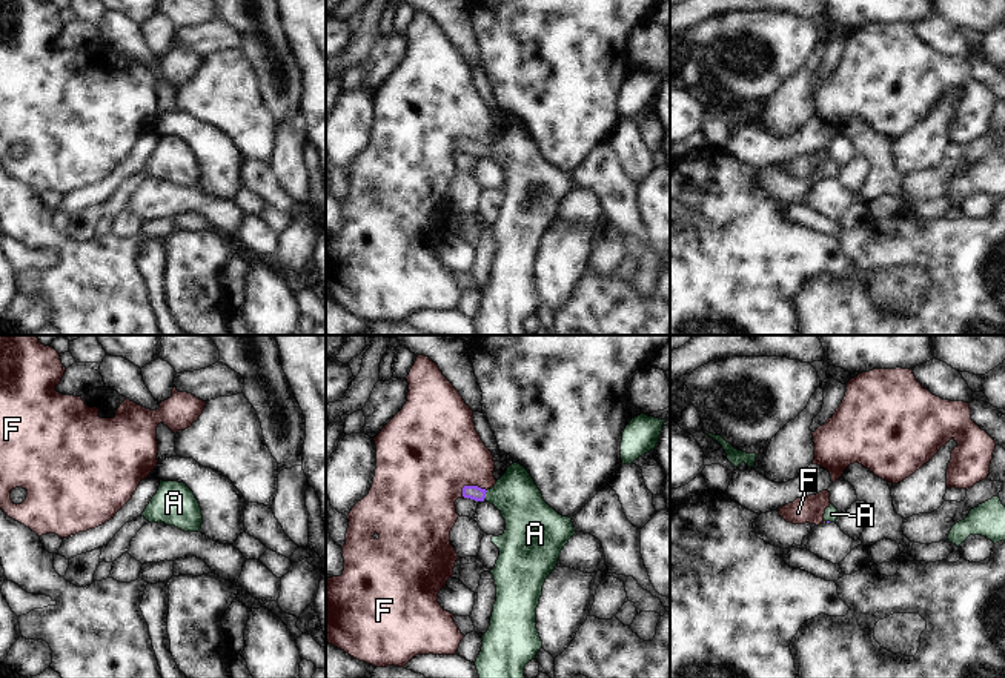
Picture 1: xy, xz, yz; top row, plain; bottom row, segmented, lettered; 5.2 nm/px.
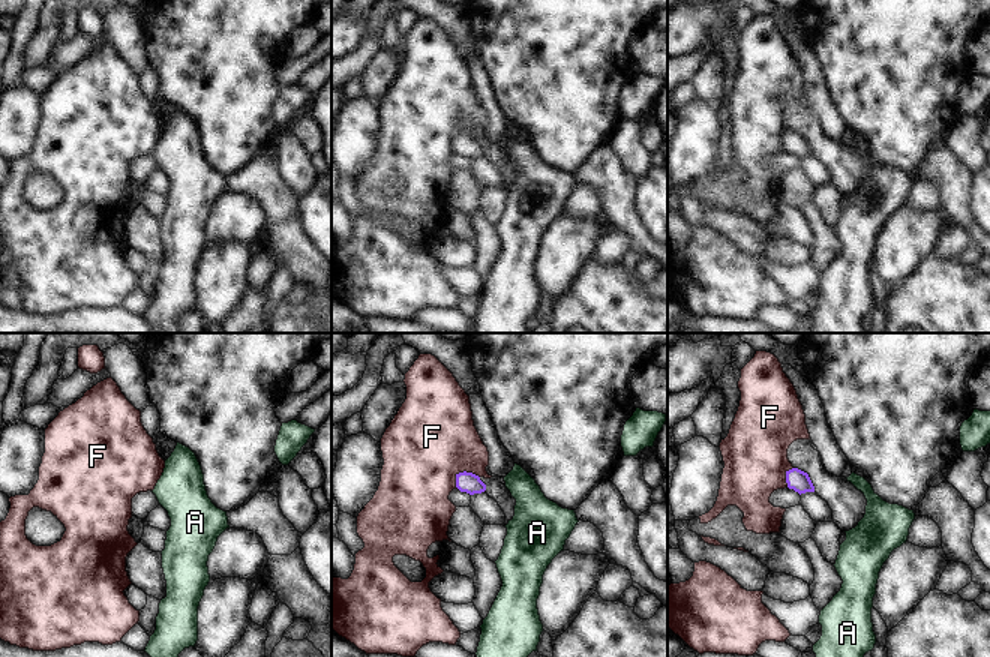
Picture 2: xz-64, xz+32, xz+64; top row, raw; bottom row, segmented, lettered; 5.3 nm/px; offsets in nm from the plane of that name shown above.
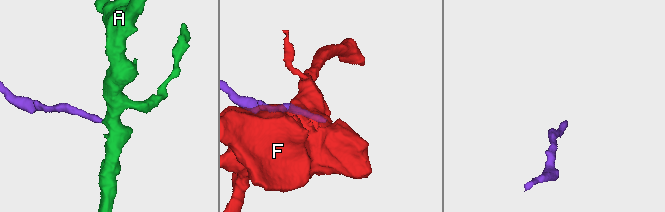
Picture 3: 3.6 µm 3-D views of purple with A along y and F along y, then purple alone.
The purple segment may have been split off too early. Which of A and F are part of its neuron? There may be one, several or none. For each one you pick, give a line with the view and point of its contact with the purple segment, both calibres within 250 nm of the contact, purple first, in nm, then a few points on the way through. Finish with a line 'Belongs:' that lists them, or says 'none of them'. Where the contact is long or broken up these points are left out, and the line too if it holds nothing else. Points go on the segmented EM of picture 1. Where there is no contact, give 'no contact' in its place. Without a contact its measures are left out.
A: xz (484, 495) | 80/240 nm | across xz (474, 492), (484, 495), (515, 495)
Belongs: A

